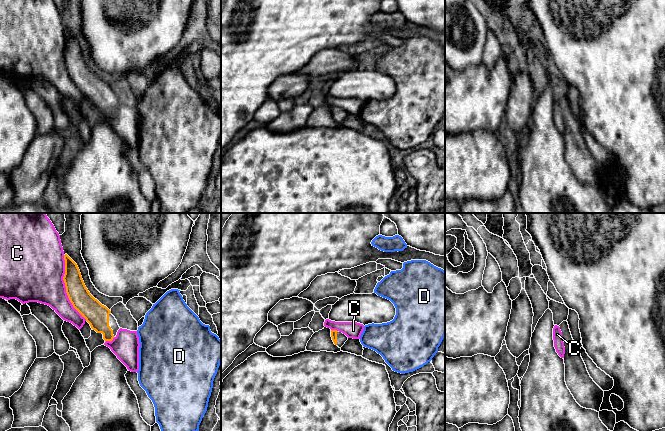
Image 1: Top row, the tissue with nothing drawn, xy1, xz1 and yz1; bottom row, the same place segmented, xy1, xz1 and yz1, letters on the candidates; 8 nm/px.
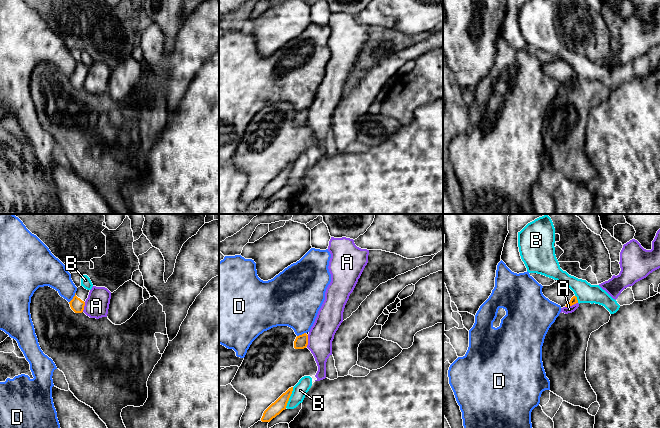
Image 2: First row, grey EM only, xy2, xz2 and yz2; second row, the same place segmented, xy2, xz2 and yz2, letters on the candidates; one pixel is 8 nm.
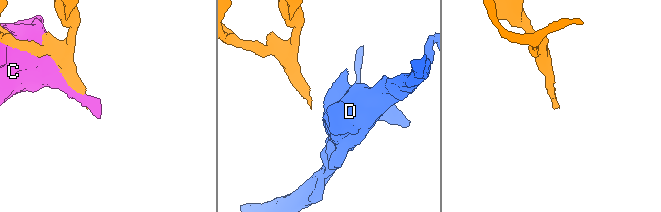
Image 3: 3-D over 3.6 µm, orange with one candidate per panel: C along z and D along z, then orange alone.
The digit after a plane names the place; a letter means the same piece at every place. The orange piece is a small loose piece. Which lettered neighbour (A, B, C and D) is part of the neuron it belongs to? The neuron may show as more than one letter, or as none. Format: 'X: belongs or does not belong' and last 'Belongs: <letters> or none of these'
A: does not belong
B: does not belong
C: does not belong
D: does not belong
Belongs: none of these

